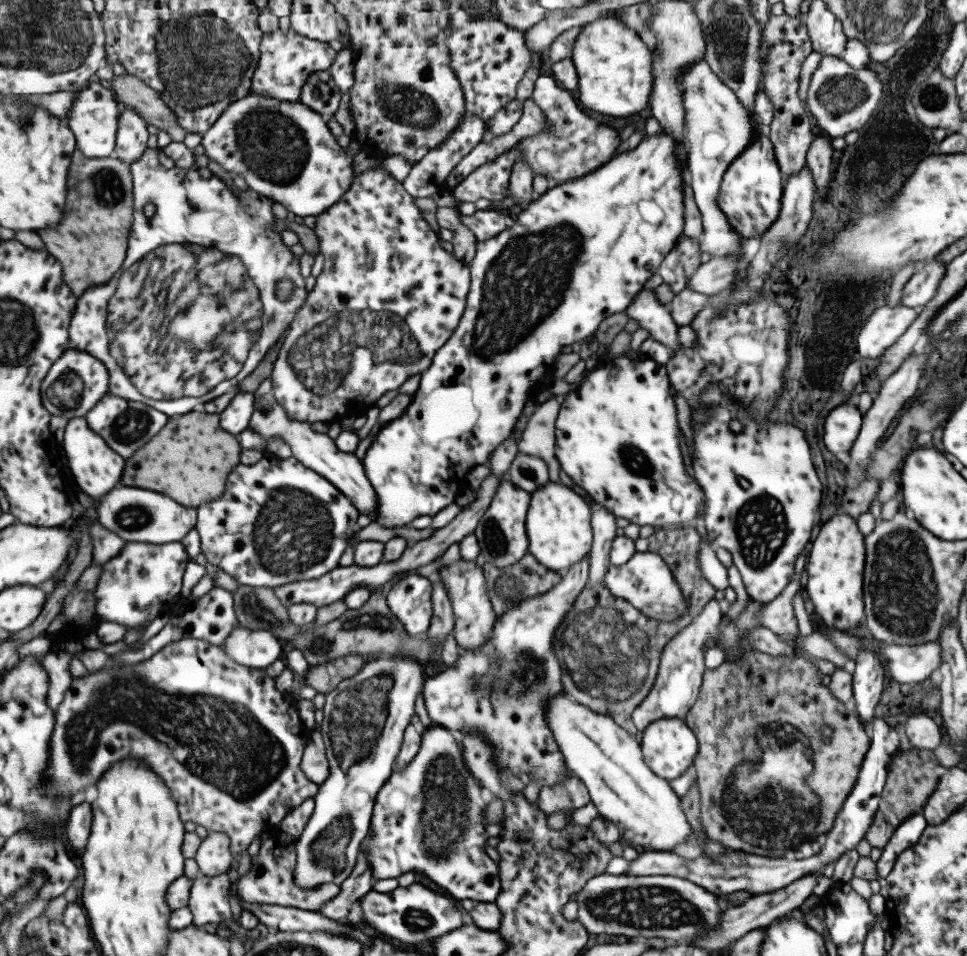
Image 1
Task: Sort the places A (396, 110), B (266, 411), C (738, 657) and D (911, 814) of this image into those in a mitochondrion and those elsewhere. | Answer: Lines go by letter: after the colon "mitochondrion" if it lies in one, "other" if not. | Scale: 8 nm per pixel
A: mitochondrion
B: mitochondrion
C: other
D: other

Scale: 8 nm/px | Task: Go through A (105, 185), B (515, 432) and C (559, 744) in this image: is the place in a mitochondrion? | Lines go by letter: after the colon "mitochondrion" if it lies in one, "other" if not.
A: mitochondrion
B: other
C: other

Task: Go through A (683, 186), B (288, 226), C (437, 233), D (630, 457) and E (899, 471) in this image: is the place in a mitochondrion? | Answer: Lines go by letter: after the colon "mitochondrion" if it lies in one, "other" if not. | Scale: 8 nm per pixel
A: other
B: other
C: other
D: mitochondrion
E: other

